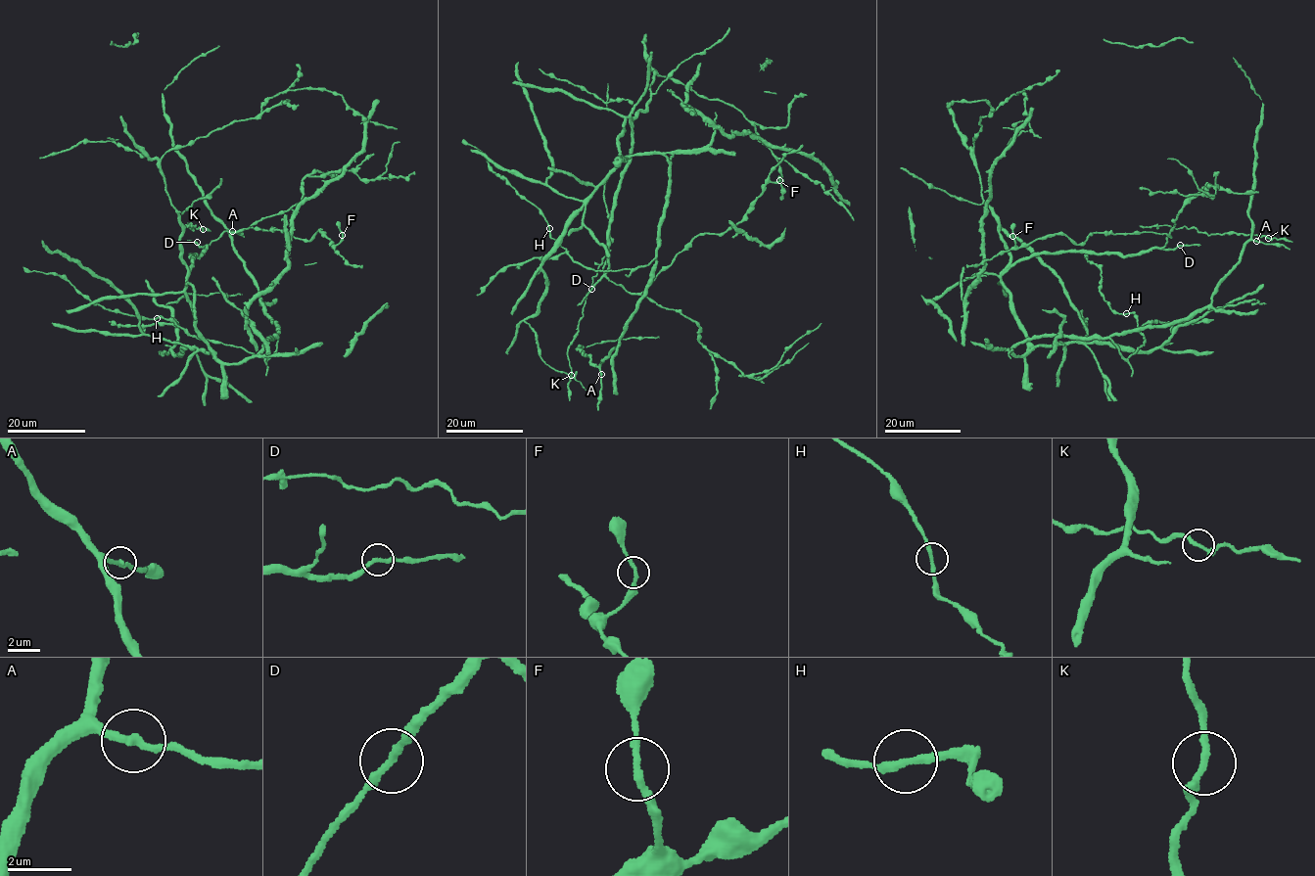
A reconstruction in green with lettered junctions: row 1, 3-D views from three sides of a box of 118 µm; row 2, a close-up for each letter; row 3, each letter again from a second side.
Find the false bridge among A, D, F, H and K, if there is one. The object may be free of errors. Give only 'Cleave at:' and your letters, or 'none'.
Cleave at: none

